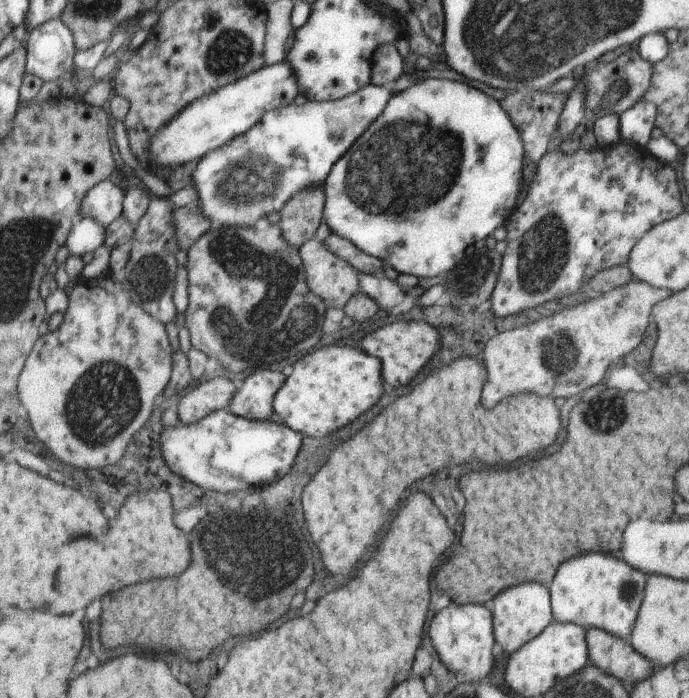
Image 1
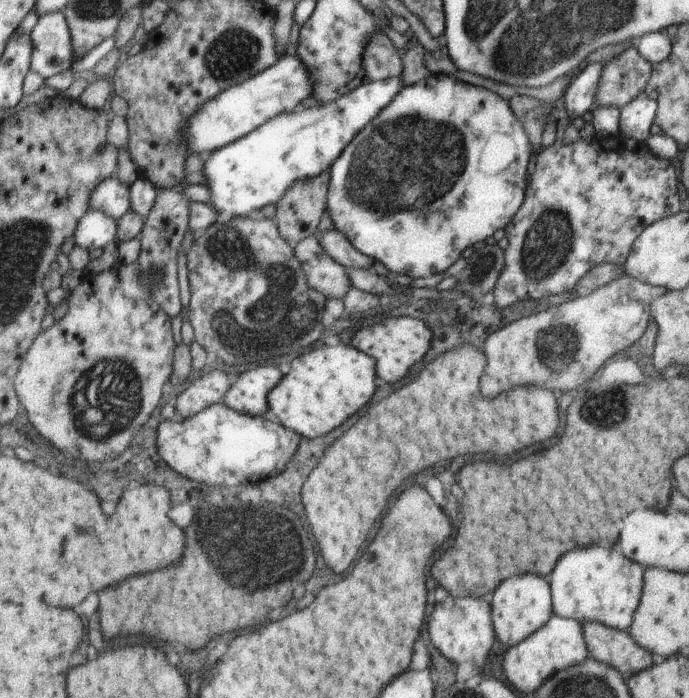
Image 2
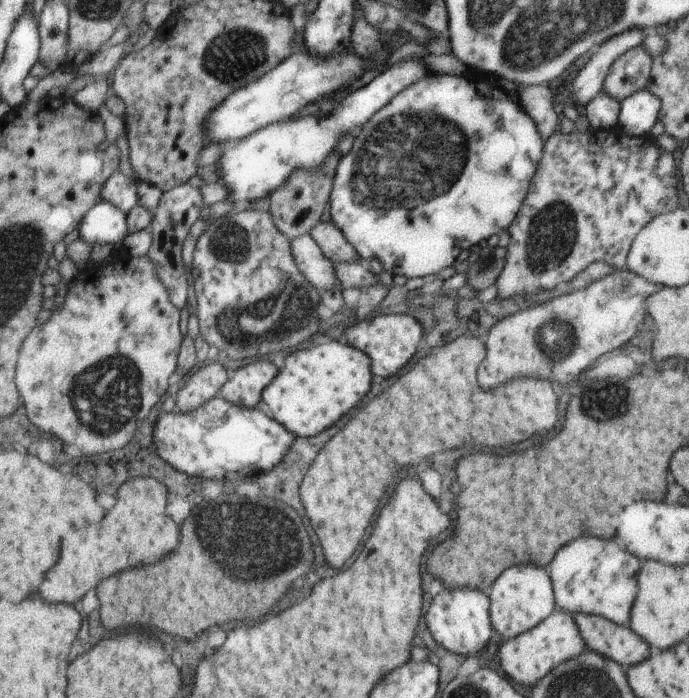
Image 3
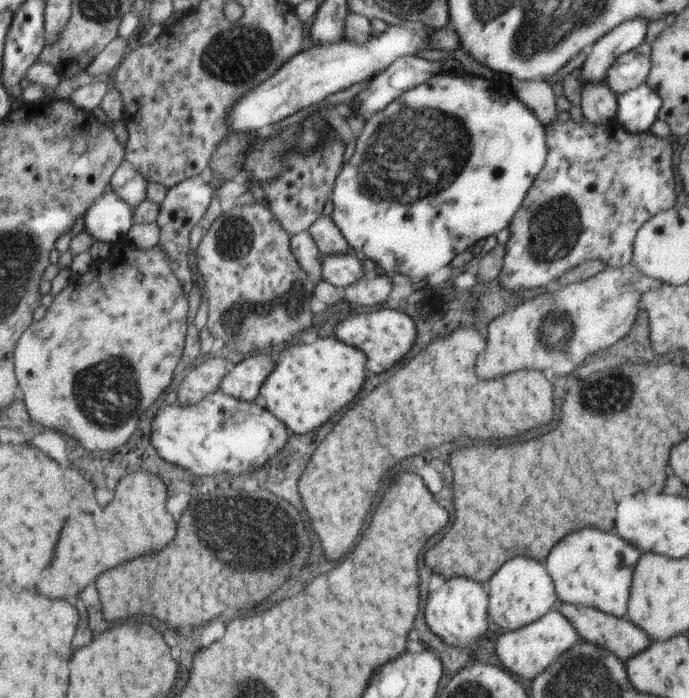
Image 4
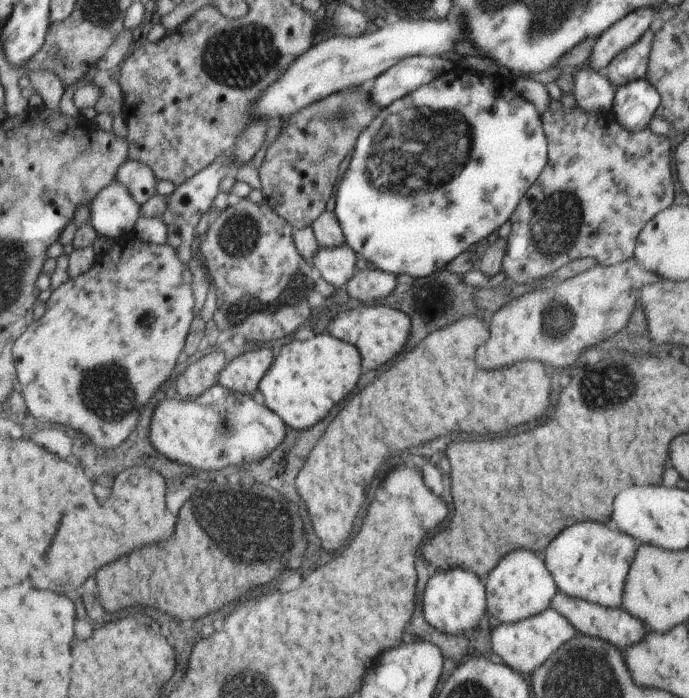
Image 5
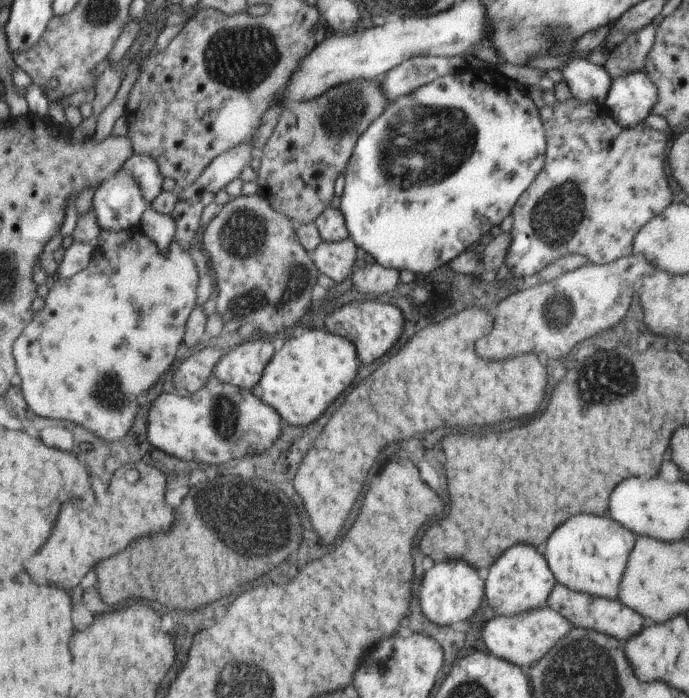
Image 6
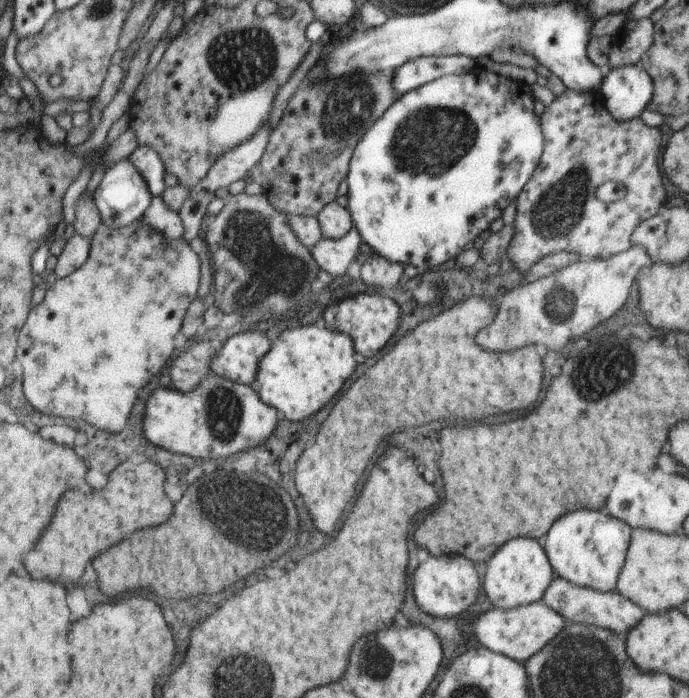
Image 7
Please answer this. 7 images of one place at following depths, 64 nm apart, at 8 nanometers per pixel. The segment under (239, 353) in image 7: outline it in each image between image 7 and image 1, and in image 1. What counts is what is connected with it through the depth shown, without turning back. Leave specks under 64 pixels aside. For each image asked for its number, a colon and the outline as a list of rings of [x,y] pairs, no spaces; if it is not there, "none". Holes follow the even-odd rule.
1: [[[261,370],[243,380],[241,388],[235,392],[229,412],[241,416],[251,422],[267,422],[273,410],[273,400],[279,388],[285,384],[285,376],[281,372]]]
2: [[[273,366],[253,368],[237,378],[237,382],[227,390],[225,406],[247,416],[263,416],[269,408],[269,394],[281,382],[281,372]]]
3: [[[259,358],[253,364],[233,372],[231,380],[223,386],[221,398],[235,406],[253,410],[261,400],[265,388],[277,378],[277,368],[263,360],[265,358]]]
4: [[[251,354],[249,358],[245,356],[245,360],[235,364],[231,372],[225,374],[219,390],[235,400],[253,402],[265,380],[271,376],[271,370],[273,362],[267,354]]]
5: [[[255,348],[239,354],[219,372],[219,386],[251,396],[263,382],[263,376],[267,376],[267,368],[271,368],[271,364],[273,354],[267,348]]]
6: [[[241,342],[219,358],[219,364],[215,364],[215,378],[229,386],[253,390],[253,386],[259,384],[259,378],[267,370],[271,356],[273,350],[269,342]]]

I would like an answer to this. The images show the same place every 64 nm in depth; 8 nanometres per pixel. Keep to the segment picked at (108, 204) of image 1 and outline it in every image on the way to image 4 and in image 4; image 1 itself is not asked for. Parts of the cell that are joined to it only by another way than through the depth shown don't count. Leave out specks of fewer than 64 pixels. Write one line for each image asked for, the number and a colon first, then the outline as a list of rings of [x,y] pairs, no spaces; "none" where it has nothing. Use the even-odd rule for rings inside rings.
2: [[[117,178],[103,180],[103,184],[99,184],[91,196],[89,210],[103,212],[117,222],[123,214],[129,212],[129,186],[121,184]]]
3: [[[115,172],[103,184],[101,198],[103,198],[103,202],[107,202],[107,204],[111,204],[111,206],[115,206],[127,214],[139,202],[139,198],[135,194],[135,184],[137,184],[137,178],[127,178],[121,172]]]
4: [[[123,162],[123,168],[113,172],[107,190],[115,194],[119,200],[123,200],[129,208],[135,208],[145,200],[145,186],[147,180],[139,172],[135,172],[129,162]]]

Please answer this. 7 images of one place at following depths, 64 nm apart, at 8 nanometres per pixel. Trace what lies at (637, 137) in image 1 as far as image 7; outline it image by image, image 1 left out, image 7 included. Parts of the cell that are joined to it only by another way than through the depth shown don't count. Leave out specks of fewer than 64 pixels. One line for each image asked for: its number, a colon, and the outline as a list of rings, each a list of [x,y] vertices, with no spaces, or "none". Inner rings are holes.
2: [[[645,94],[631,100],[619,114],[619,134],[627,140],[645,142],[651,134],[651,124],[655,124],[657,102],[647,98]]]
3: [[[647,88],[635,92],[619,104],[619,130],[629,138],[651,138],[651,126],[657,122],[661,102]]]
4: [[[639,84],[619,94],[619,108],[615,112],[615,120],[629,134],[645,134],[657,122],[659,108],[659,96],[647,84]]]
5: [[[633,80],[615,88],[615,98],[611,100],[609,116],[619,122],[629,132],[639,132],[649,126],[659,108],[659,94],[645,80]]]
6: [[[631,72],[611,80],[603,108],[613,114],[615,122],[623,128],[643,124],[657,102],[655,84],[645,76],[645,72]]]
7: [[[639,66],[609,70],[597,92],[603,106],[617,122],[631,122],[653,98],[653,80]]]

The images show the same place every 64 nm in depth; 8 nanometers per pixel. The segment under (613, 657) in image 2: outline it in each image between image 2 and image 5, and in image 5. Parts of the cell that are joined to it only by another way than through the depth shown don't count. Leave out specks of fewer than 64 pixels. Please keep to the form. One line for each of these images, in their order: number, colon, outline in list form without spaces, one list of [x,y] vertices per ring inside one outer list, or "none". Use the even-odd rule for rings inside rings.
3: [[[577,614],[573,620],[583,636],[585,650],[617,662],[625,670],[629,666],[643,664],[651,656],[651,646],[643,642],[641,636],[635,636],[635,632],[629,628],[585,614]]]
4: [[[557,602],[555,610],[559,610],[569,622],[575,624],[583,642],[593,644],[597,648],[603,648],[607,652],[613,652],[625,664],[627,664],[627,660],[643,654],[651,646],[651,640],[647,638],[647,634],[643,630],[635,628],[635,624],[631,624],[627,618],[615,618],[607,612],[599,612],[599,610],[593,610],[587,606],[571,606],[571,604],[563,604],[563,602]]]
5: [[[555,592],[555,596],[551,598],[551,610],[563,614],[563,618],[567,618],[567,622],[571,622],[571,626],[575,626],[577,634],[583,634],[583,636],[589,636],[589,638],[599,638],[599,640],[605,640],[609,644],[615,644],[621,652],[627,646],[641,642],[647,634],[643,624],[637,618],[633,618],[629,612],[625,612],[623,608],[607,608],[607,606],[601,606],[601,604],[597,606],[595,602],[565,596],[563,592]]]

